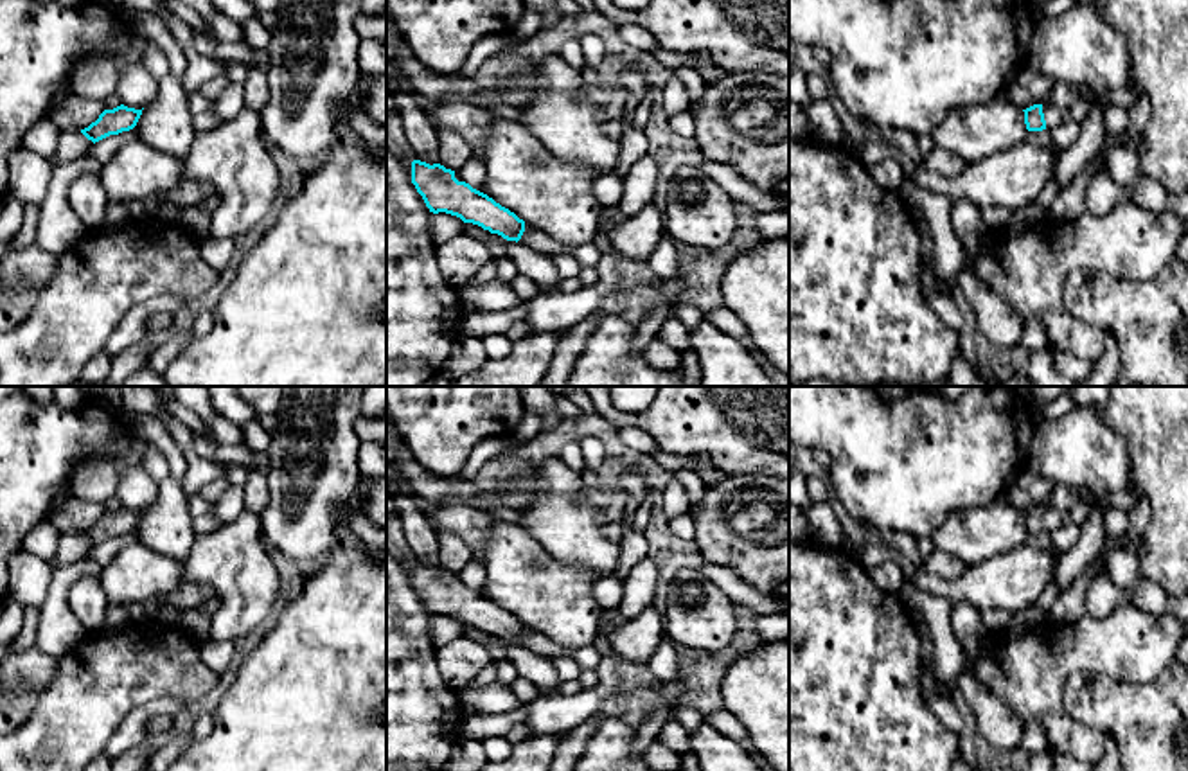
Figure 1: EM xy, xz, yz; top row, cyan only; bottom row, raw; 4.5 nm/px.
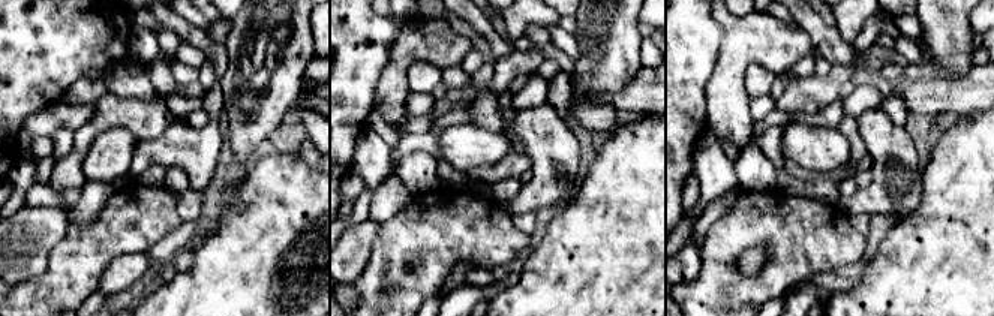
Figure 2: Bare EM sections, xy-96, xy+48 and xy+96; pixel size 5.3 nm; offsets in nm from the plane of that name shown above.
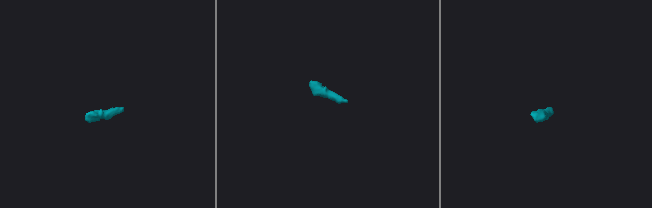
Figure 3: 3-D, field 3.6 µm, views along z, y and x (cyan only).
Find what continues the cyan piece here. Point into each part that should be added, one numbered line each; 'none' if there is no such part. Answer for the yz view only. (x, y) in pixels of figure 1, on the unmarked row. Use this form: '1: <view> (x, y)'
1: yz (1054, 518)

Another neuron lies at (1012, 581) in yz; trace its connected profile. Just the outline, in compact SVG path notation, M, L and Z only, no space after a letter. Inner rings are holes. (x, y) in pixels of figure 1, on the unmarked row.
M1024 543L1012 552L967 564L956 579L942 579L924 570L915 579L929 595L940 595L954 604L969 602L978 611L1006 609L1012 615L1037 606L1055 577L1053 550L1039 550Z

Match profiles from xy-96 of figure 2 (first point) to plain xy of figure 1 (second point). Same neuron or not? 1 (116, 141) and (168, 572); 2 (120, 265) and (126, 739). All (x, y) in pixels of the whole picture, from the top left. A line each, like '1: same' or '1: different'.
1: same
2: different

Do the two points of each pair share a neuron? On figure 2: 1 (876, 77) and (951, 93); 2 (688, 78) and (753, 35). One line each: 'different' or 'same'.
1: same
2: different

